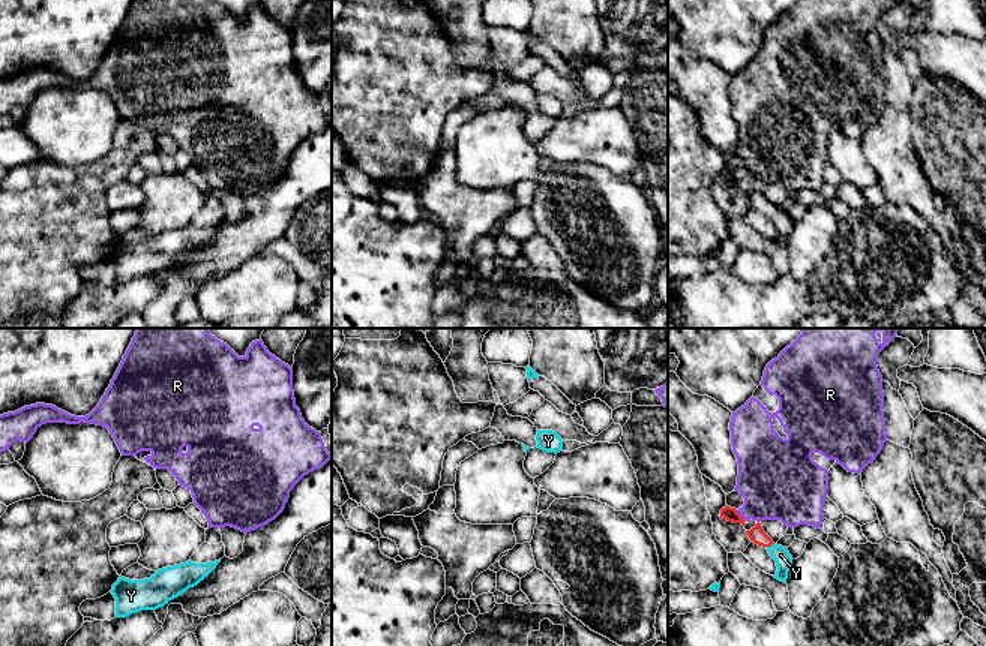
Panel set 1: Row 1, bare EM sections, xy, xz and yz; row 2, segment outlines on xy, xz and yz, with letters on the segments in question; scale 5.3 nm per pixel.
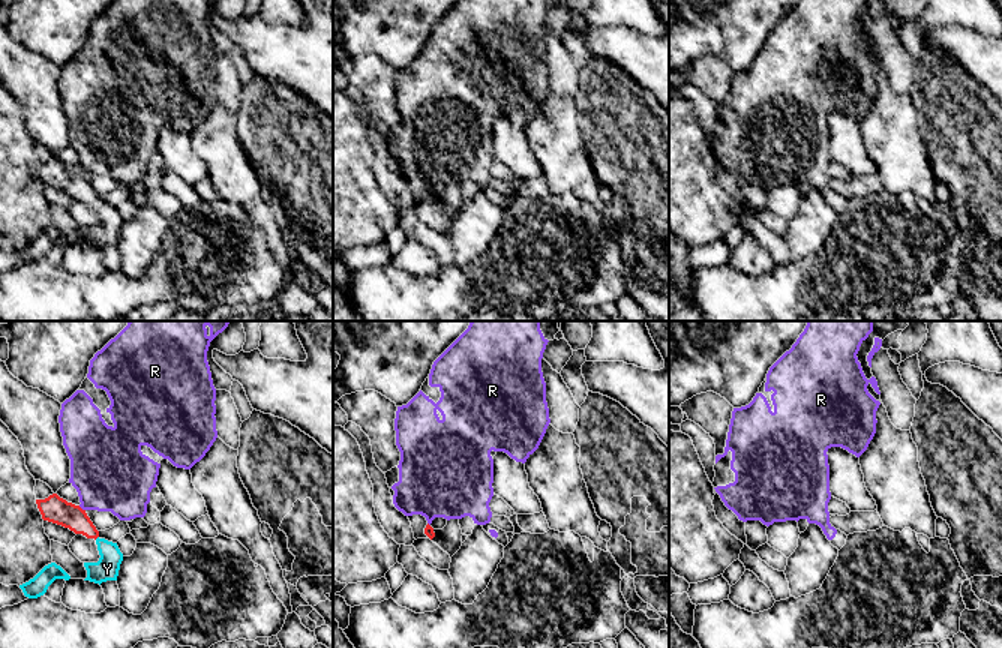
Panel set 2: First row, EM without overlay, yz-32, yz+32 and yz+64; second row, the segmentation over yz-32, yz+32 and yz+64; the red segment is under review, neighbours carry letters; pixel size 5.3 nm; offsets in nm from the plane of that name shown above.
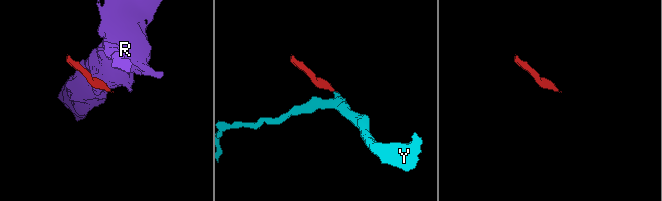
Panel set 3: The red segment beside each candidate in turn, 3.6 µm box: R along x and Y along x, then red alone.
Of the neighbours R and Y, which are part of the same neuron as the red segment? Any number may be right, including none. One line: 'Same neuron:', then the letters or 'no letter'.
Same neuron: Y

